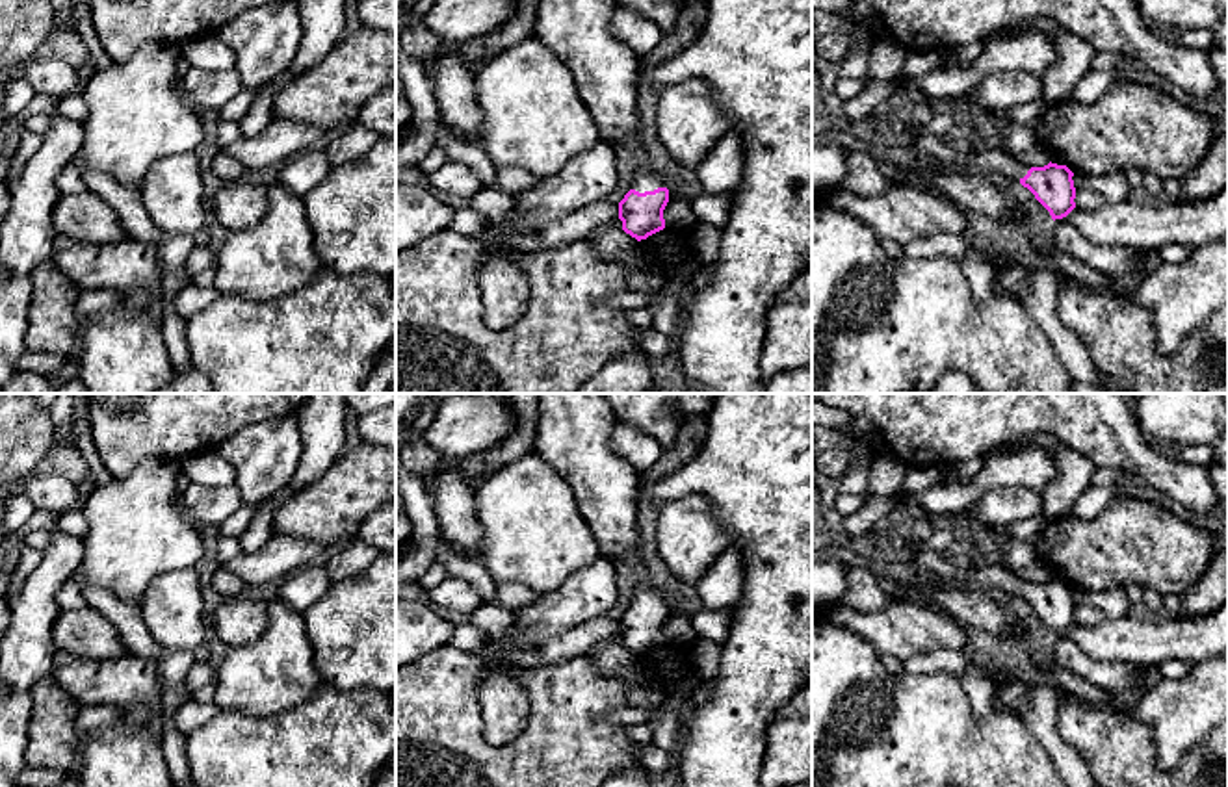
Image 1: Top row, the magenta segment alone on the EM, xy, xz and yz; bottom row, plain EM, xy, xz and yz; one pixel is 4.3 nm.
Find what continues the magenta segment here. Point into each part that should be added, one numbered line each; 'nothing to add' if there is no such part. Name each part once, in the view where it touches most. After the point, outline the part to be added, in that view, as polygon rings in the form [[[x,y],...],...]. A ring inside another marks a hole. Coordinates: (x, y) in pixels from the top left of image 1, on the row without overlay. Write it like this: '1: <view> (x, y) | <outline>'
1: xz (645, 594) | [[[645,572],[643,577],[639,579],[639,583],[634,588],[630,605],[645,609],[645,607],[654,607],[658,603],[669,605],[669,600],[663,594],[663,590],[660,590],[658,587],[654,587],[650,583],[648,574]]]

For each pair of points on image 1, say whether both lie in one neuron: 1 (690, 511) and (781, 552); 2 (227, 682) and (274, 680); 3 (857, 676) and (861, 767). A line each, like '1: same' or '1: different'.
1: different
2: same
3: same

